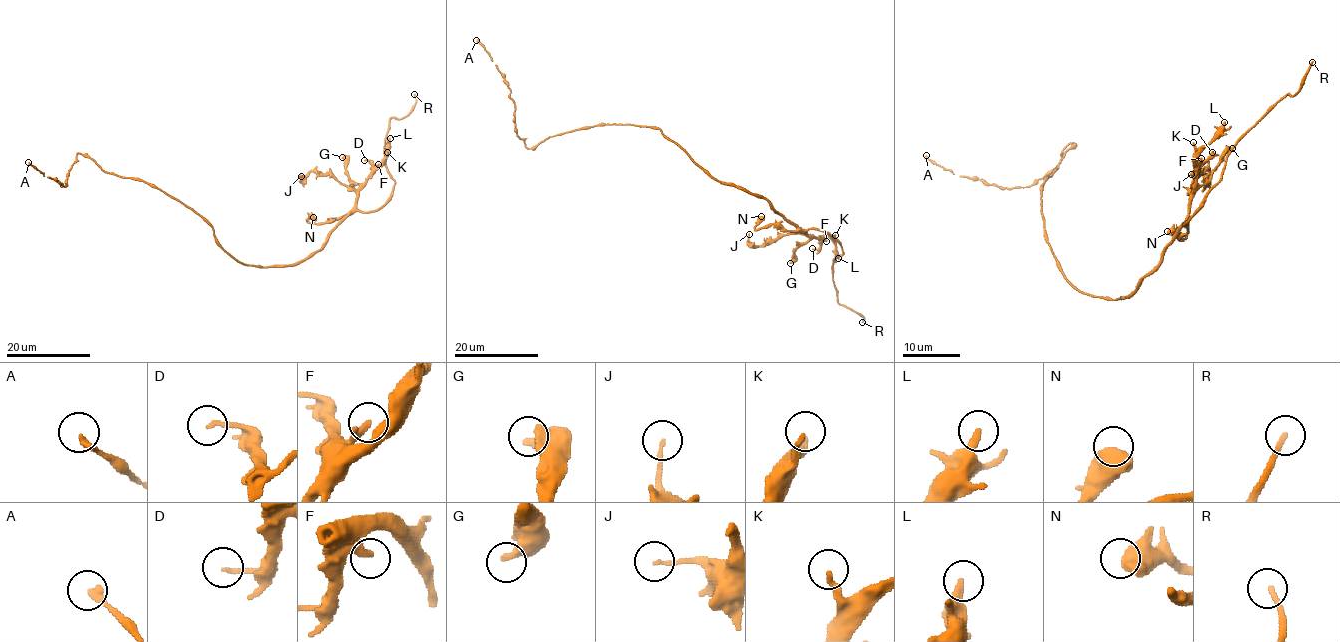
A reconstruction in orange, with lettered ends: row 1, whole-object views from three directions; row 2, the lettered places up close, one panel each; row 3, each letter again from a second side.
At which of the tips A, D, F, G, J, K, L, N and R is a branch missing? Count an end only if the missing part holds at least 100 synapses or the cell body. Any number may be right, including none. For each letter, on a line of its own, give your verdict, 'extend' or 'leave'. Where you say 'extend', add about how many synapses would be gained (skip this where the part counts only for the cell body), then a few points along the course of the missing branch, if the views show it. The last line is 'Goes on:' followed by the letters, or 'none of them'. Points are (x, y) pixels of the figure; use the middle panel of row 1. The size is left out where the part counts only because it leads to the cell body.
A: leave
D: leave
F: leave
G: leave
J: leave
K: leave
L: leave
N: leave
R: extend; 130 synapses
Goes on: R

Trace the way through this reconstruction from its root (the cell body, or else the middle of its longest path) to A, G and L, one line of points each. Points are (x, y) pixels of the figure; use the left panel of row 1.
A: (238, 261), (198, 214), (142, 181), (106, 172), (77, 154), (67, 185), (63, 186), (28, 162)
G: (238, 261), (262, 267), (290, 266), (320, 248), (330, 231), (353, 208), (360, 186), (350, 179), (342, 157)
L: (238, 261), (262, 267), (290, 266), (312, 256), (353, 208), (356, 190), (380, 166), (390, 138)

